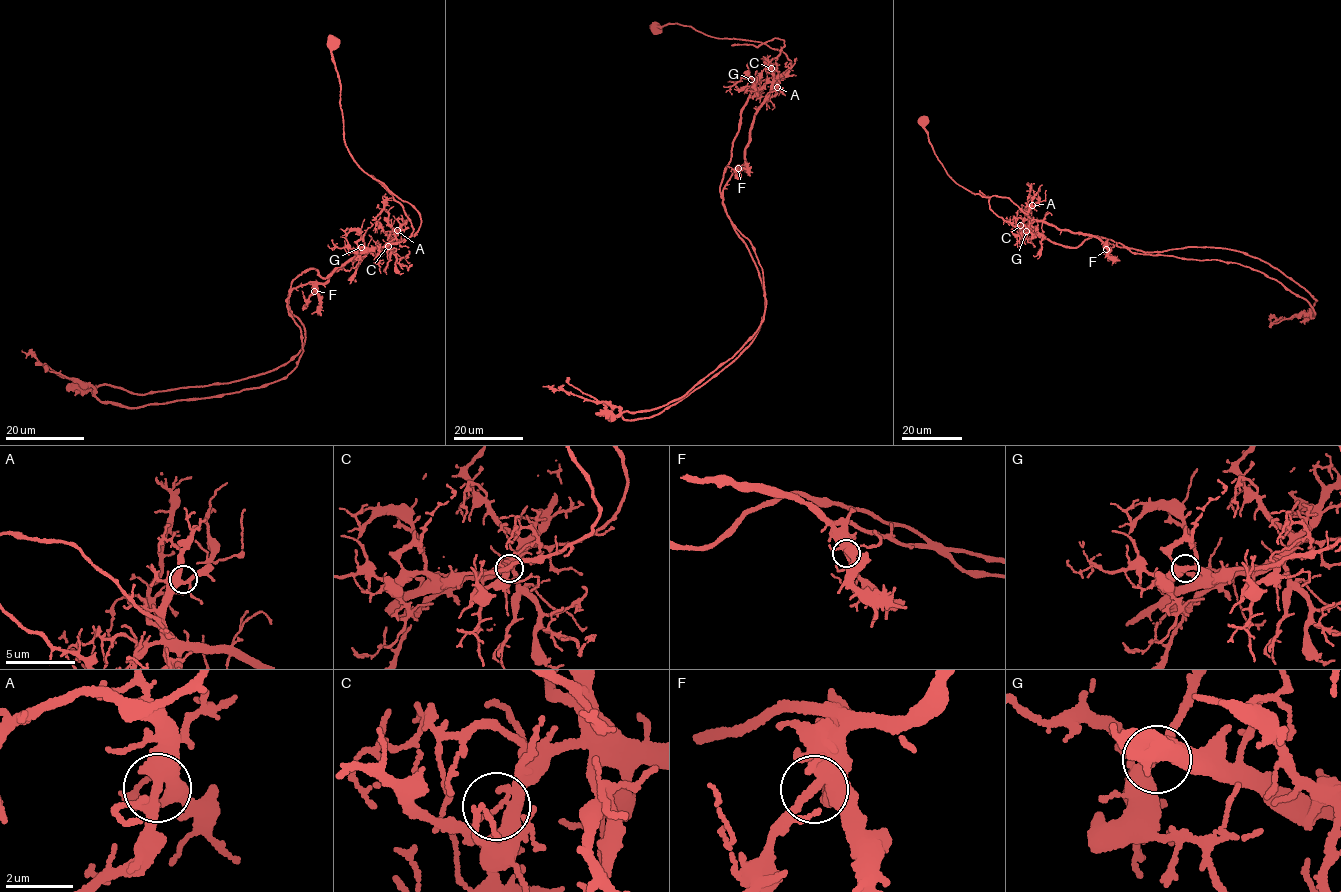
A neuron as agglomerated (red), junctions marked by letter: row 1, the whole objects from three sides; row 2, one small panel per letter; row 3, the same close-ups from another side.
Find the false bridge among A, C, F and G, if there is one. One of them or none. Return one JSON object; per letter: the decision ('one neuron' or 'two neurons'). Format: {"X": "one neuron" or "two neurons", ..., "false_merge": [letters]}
{"A": "one neuron", "C": "two neurons", "F": "one neuron", "G": "one neuron", "false_merge": ["C"]}

